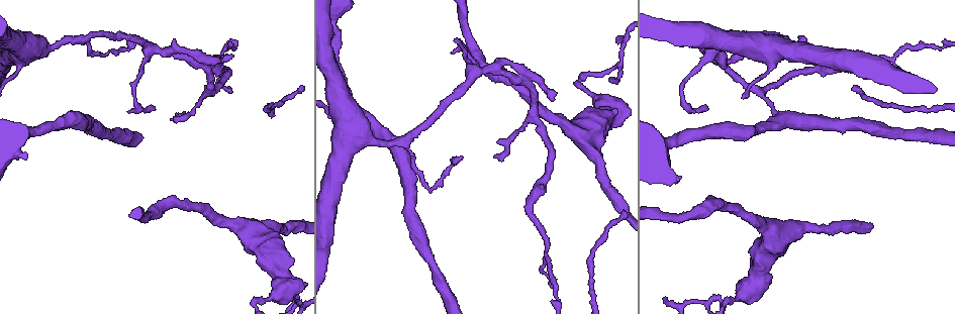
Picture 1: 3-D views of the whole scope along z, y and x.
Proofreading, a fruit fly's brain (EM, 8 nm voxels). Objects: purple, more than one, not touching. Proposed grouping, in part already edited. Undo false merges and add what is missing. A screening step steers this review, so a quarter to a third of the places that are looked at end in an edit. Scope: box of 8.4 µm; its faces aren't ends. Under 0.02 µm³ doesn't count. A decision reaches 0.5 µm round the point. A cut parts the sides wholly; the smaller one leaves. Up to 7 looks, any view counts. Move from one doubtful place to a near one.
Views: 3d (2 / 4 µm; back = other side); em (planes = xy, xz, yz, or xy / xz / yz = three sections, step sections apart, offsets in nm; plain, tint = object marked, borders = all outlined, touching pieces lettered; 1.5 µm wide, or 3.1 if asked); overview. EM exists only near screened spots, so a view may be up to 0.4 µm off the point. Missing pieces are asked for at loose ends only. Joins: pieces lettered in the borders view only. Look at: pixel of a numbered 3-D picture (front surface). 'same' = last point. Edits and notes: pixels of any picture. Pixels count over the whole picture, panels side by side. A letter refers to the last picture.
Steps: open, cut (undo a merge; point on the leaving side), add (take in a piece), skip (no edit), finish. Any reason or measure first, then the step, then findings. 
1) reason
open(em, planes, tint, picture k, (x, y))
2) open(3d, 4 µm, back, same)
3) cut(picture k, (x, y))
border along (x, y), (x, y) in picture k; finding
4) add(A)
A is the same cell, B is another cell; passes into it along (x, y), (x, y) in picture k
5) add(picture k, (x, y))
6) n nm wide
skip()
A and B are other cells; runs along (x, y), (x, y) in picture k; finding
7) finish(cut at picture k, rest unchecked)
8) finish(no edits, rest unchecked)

thin end
open(em, planes, plain, picture 1, (171, 120))

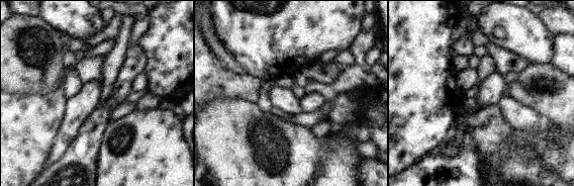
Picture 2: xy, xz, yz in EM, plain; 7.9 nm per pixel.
open(em, planes, tint, same)

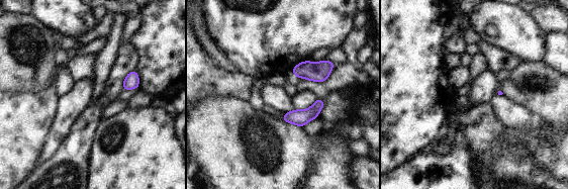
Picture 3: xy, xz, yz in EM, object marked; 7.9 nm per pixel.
what lies round it
open(em, planes, borders, same)

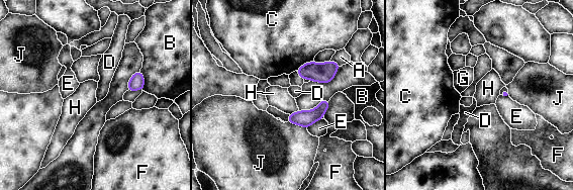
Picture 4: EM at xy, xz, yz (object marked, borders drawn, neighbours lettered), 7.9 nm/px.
skip()
A, B, C, D, E, F, G, H and J are other cells; border along (321, 118), (314, 121), (307, 128) in picture 4; no lettered piece goes on from it

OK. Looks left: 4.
open(em, planes, plain, picture 1, (334, 24))

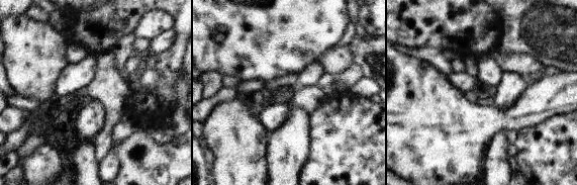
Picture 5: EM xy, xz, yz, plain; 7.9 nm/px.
open(em, planes, tint, same)

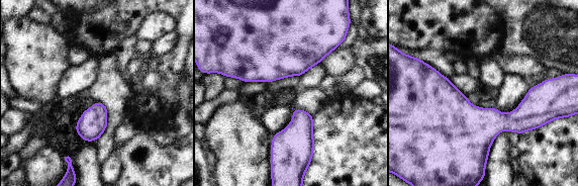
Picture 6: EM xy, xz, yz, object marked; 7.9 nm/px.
open(em, planes, borders, same)

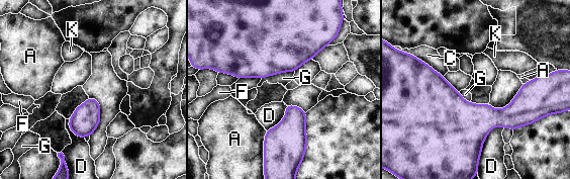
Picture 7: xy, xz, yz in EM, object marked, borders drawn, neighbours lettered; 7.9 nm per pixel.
skip()
A, C, D, F, G and K are other cells; border along (294, 71), (280, 72), (262, 78) in picture 7; one cell here

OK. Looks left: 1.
finish(no edits, rest unchecked)

